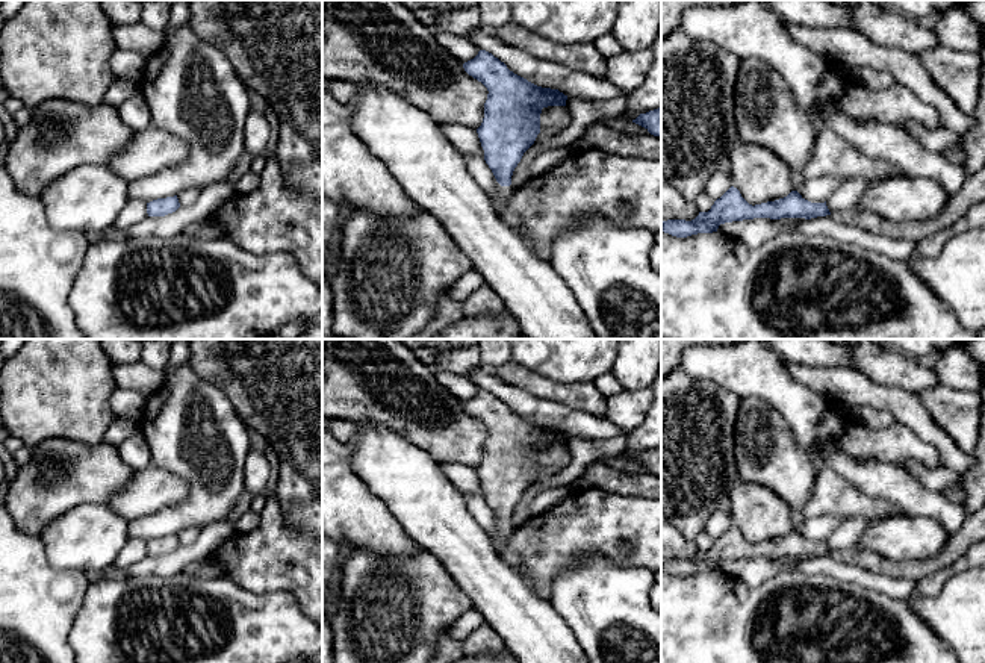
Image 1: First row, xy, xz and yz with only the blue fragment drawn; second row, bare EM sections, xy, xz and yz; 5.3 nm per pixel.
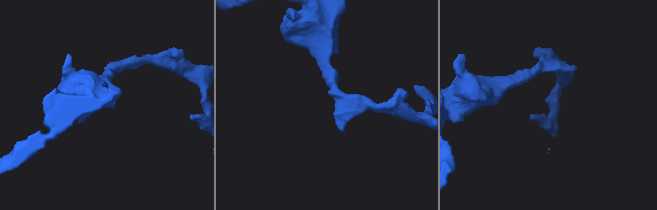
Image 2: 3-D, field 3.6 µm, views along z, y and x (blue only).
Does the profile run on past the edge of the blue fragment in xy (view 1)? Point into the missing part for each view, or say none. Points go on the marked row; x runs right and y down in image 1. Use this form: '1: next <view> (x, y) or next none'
1: next none

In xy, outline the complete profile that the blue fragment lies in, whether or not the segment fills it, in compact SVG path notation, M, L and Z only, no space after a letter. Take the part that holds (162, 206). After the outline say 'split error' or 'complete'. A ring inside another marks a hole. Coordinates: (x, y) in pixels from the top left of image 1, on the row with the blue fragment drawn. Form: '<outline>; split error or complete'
M177 195L157 198L147 203L147 213L148 216L165 216L168 213L176 212L180 207Z; complete

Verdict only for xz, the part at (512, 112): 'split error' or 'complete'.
split error

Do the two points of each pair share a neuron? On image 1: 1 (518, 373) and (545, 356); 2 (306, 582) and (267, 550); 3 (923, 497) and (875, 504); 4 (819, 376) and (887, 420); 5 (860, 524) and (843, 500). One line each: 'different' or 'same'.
1: different
2: same
3: different
4: different
5: different

